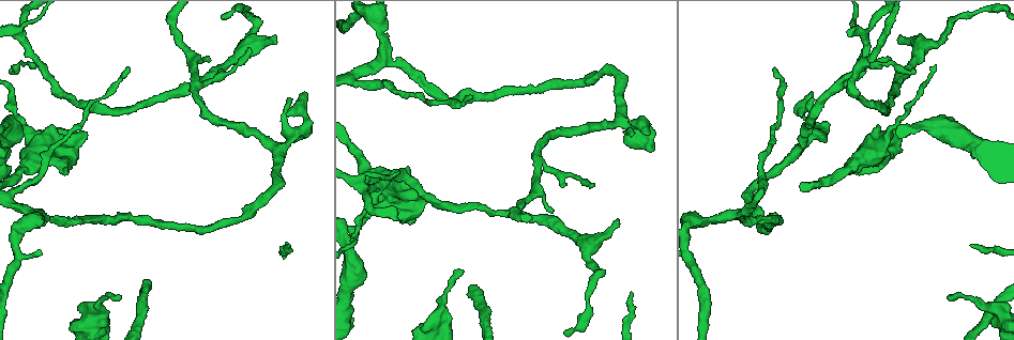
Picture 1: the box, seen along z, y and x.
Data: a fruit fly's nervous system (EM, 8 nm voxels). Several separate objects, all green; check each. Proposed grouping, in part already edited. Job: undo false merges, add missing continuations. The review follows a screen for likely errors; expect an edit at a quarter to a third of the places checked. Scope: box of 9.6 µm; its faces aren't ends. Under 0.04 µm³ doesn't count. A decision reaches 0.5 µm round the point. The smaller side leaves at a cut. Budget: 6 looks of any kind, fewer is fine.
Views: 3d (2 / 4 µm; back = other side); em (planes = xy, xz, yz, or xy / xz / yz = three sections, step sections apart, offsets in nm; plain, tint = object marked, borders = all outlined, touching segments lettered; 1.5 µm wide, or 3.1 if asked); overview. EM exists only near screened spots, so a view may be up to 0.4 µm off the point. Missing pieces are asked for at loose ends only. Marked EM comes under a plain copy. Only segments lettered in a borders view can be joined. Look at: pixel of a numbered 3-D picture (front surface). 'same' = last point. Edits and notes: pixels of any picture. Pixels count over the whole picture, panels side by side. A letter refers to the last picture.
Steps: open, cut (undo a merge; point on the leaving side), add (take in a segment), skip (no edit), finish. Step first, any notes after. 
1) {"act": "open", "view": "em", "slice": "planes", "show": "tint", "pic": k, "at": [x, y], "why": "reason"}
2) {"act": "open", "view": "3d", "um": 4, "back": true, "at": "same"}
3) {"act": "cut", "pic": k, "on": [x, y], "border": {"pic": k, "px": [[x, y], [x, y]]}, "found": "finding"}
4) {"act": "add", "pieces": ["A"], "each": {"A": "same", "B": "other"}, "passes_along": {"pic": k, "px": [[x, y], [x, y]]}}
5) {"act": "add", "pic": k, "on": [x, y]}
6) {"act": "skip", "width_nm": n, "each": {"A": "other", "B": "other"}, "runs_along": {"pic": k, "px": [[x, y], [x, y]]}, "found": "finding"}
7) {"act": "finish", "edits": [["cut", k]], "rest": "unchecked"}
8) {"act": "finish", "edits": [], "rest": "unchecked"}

{"act": "open", "view": "3d", "um": 2, "pic": 1, "at": [290, 98], "why": "thin end"}

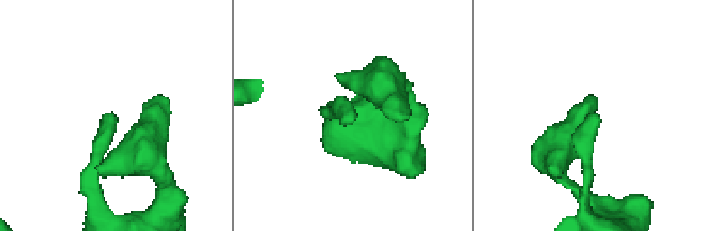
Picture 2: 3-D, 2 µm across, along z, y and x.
{"act": "open", "view": "em", "slice": "xz", "step": 4, "show": "tint", "pic": 2, "at": [599, 115]}

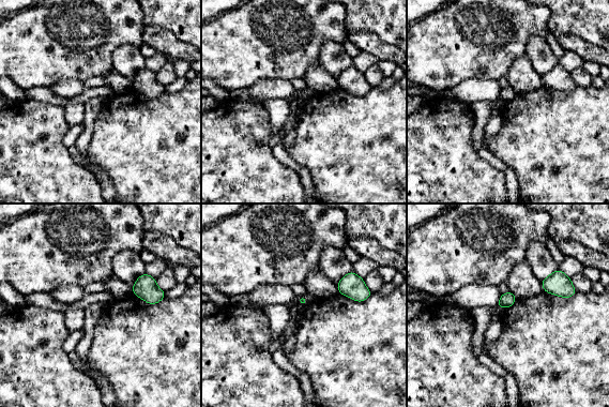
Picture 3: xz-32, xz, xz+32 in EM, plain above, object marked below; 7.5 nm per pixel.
{"act": "open", "view": "em", "slice": "planes", "show": "borders", "at": "same", "why": "cut it another way"}

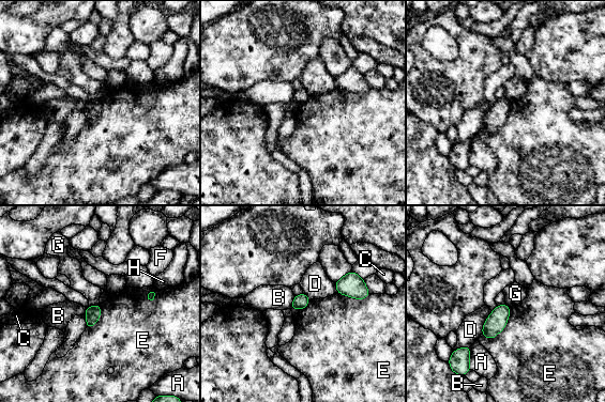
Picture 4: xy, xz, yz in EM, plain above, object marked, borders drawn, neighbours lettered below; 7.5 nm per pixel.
{"act": "skip", "width_nm": 110, "each": {"A": "other", "B": "other", "C": "other", "D": "other", "E": "other", "F": "other", "G": "other", "H": "other"}, "border": {"pic": 4, "px": [[510, 307], [505, 326], [485, 338]]}, "found": "none of them fits"}

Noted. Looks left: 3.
{"act": "open", "view": "3d", "um": 2, "pic": 1, "at": [275, 40], "why": "an open end"}

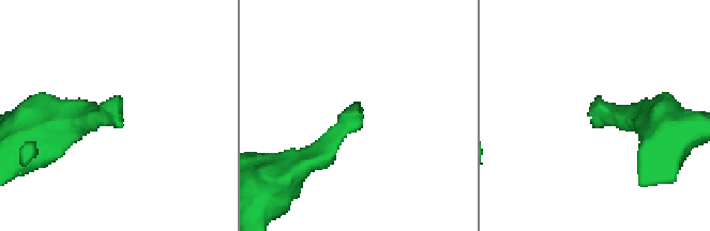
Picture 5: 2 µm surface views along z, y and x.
{"act": "open", "view": "em", "slice": "xz", "step": 8, "show": "borders", "pic": 5, "at": [358, 102], "why": "need the tissue"}

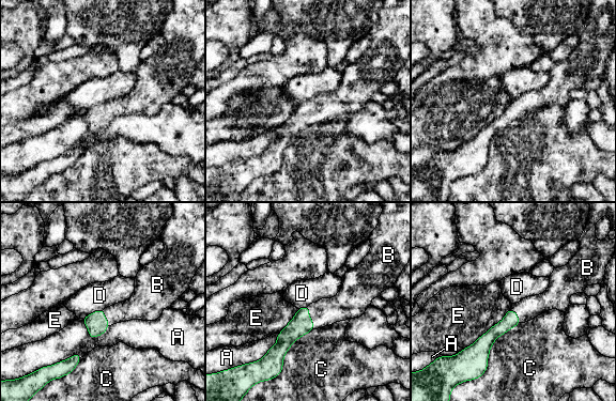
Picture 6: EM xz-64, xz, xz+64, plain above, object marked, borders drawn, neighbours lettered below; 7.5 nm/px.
{"act": "add", "pieces": ["B"], "each": {"A": "other", "B": "same", "C": "other", "D": "other", "E": "other"}, "passes_along": {"pic": 6, "px": [[302, 324], [309, 318], [326, 311]]}, "found": "it goes on there"}

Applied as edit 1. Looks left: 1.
{"act": "finish", "edits": [["add", 6]], "rest": "unchecked"}

